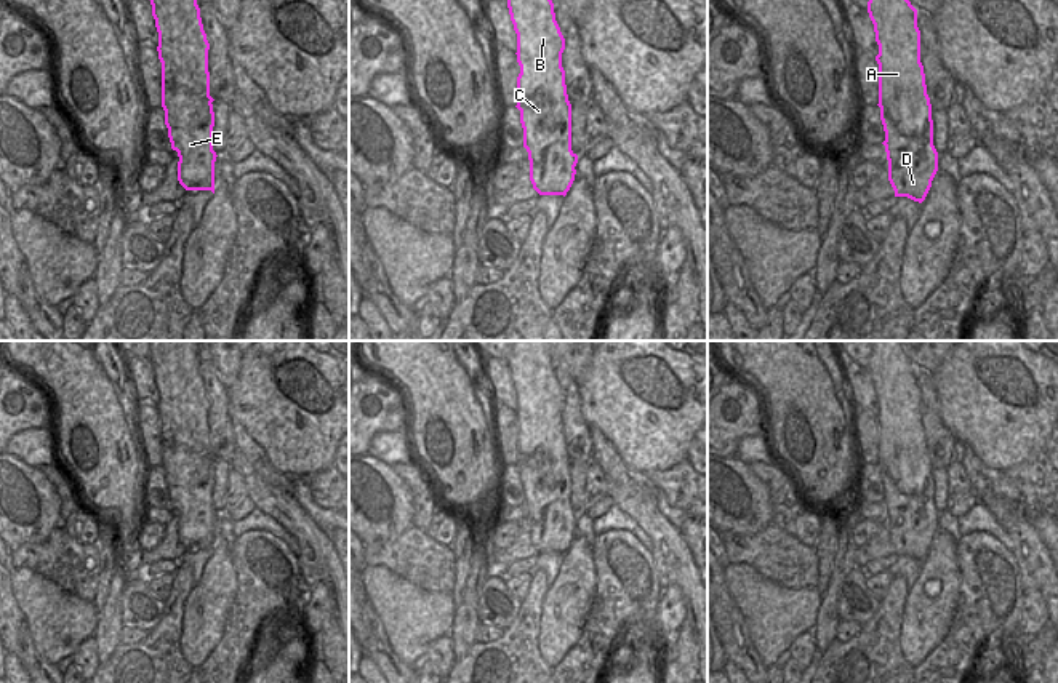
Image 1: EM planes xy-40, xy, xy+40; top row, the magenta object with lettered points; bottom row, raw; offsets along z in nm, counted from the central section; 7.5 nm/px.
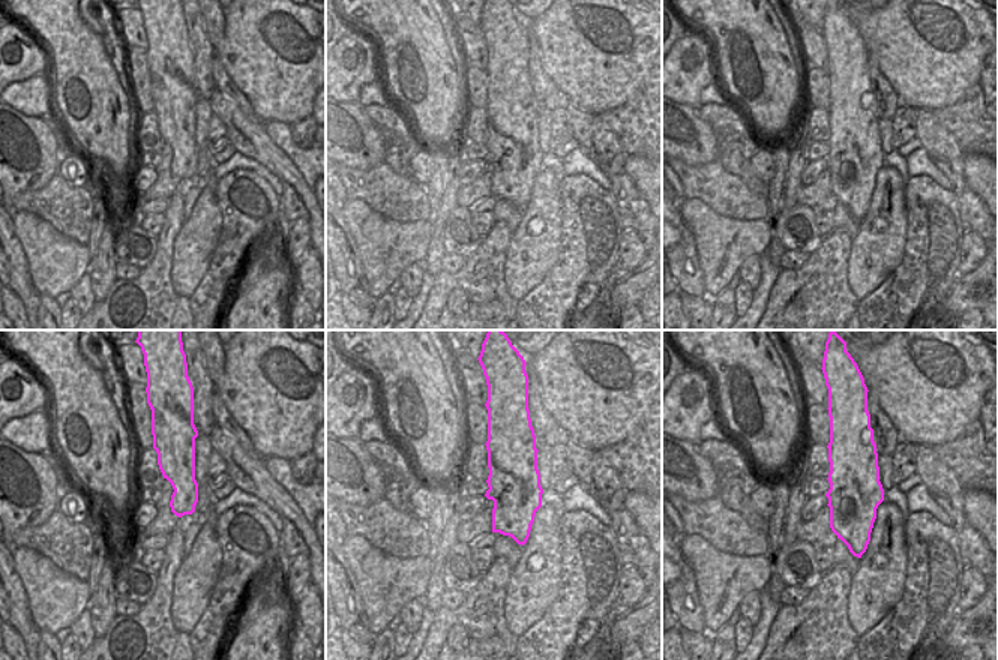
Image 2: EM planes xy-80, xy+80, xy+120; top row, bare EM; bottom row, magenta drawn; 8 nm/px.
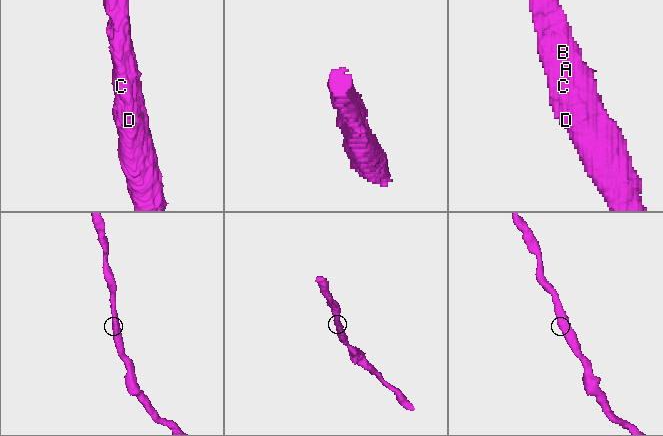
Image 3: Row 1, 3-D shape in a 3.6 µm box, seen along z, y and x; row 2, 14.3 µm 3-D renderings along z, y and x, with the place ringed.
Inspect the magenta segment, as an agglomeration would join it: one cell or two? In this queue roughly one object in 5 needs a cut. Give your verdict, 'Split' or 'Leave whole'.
Leave whole

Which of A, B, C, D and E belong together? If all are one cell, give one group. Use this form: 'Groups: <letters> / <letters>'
Groups: A B C D E

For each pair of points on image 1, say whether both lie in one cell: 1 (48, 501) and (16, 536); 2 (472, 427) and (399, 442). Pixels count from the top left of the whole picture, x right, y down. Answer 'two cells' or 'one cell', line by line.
1: one cell
2: two cells

